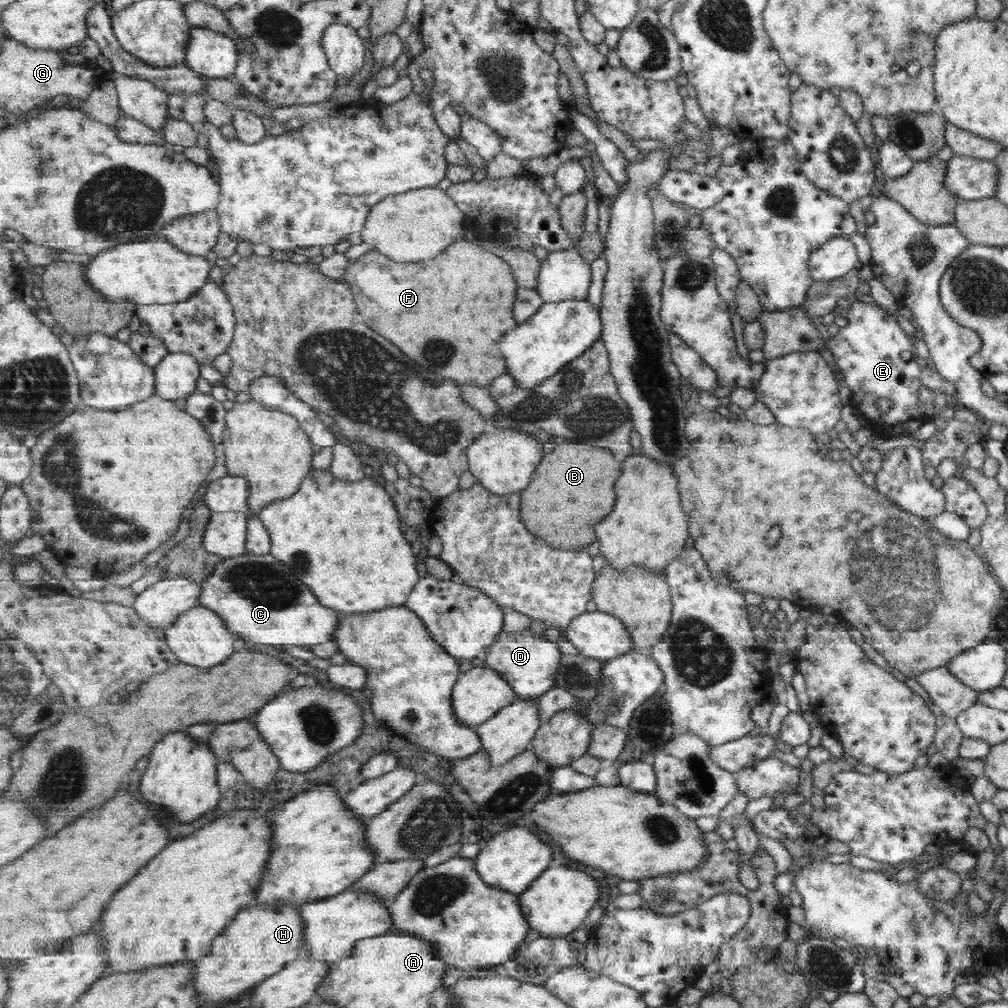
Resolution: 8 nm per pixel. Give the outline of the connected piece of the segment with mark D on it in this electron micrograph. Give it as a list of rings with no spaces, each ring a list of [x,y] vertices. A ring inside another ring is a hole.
[[[528,628],[517,632],[502,633],[498,642],[486,654],[485,665],[498,670],[502,677],[514,687],[520,699],[538,698],[557,686],[555,676],[562,664],[561,647],[549,642],[541,633],[530,632]]]

